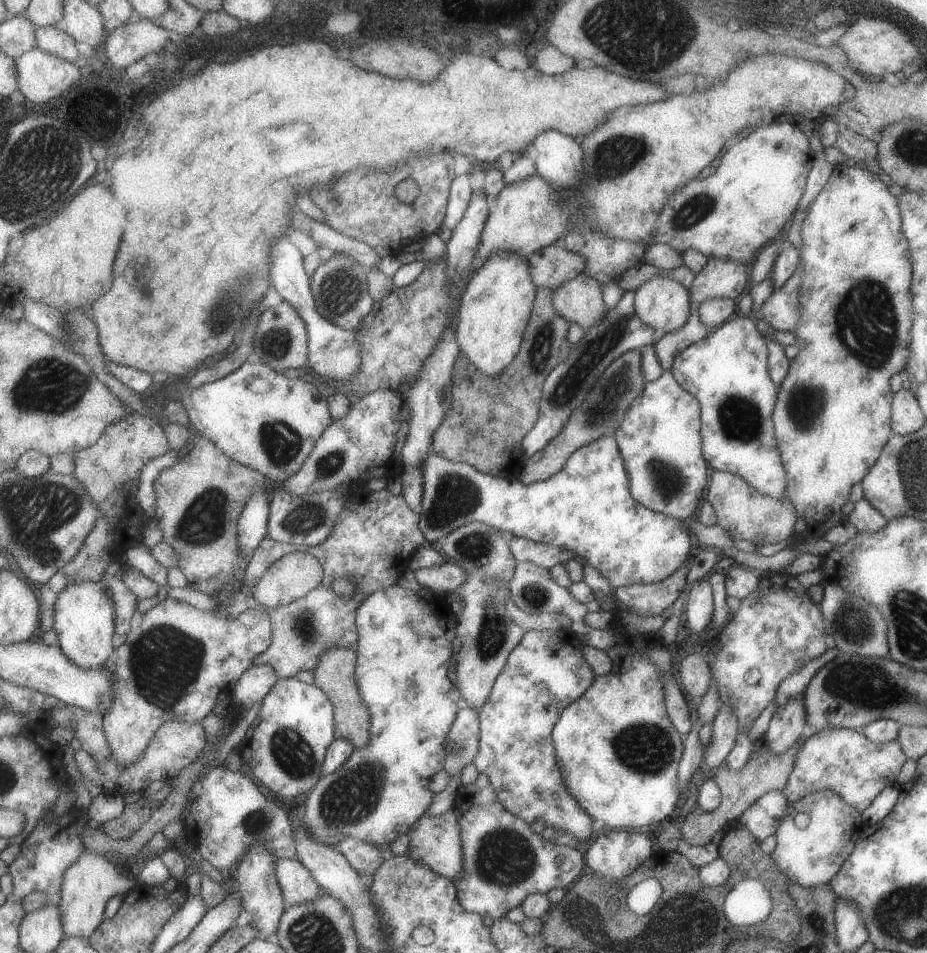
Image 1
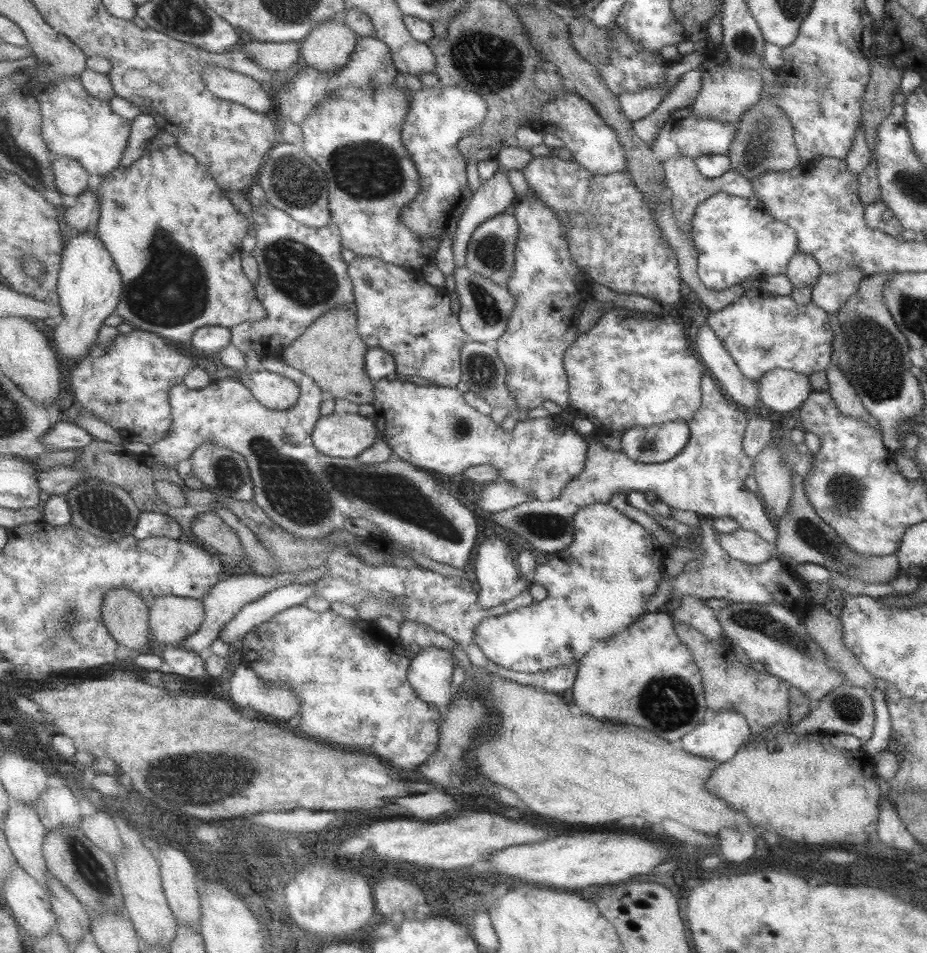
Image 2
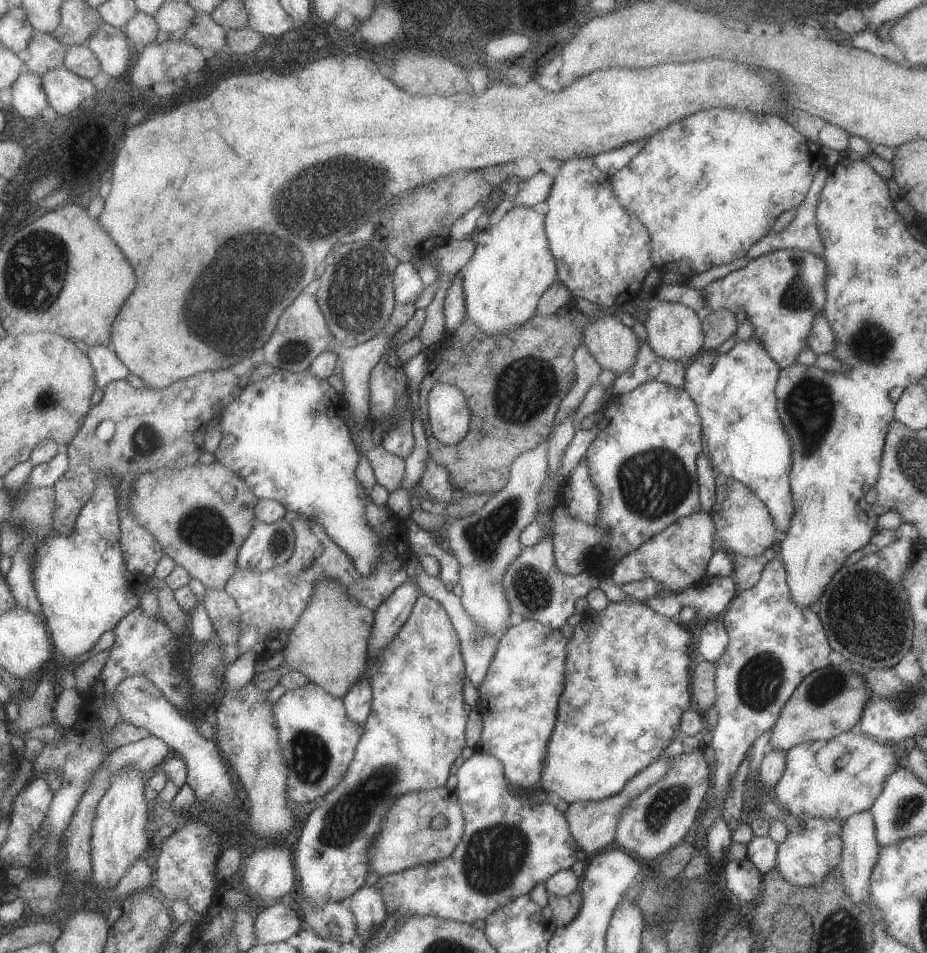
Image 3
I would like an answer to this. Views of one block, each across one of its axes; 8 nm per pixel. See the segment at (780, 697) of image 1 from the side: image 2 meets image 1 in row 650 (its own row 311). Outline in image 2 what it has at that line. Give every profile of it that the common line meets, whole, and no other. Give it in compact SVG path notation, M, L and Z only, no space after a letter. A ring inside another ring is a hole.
M849 266L841 274L823 274L819 272L817 284L811 292L811 302L825 310L827 314L837 314L843 304L859 290L863 274L859 268Z

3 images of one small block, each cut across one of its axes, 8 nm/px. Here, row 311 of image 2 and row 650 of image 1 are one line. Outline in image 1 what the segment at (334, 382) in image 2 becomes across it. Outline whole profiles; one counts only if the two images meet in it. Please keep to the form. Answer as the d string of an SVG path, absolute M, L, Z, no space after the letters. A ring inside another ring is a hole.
M335 648L329 650L327 656L323 656L319 668L313 674L315 674L315 684L321 686L327 692L327 696L331 696L331 702L335 704L339 736L351 740L355 750L363 750L369 748L369 744L373 742L373 734L371 734L373 722L371 722L371 708L363 700L363 694L359 690L357 668L359 668L359 652L351 648Z

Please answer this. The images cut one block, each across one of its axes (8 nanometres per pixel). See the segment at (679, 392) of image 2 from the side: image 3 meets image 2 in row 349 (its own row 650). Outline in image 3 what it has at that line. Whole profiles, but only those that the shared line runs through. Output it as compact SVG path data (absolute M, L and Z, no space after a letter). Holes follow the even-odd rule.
M627 596L623 602L611 602L609 608L603 610L603 612L587 610L583 622L579 626L575 626L575 634L573 634L571 646L569 646L567 692L563 694L561 710L559 710L559 724L557 724L555 736L551 738L547 768L543 772L543 788L555 798L563 798L569 806L575 804L575 802L603 802L603 800L609 800L613 796L619 796L631 784L631 780L635 776L645 772L653 762L659 760L659 756L663 756L671 738L677 736L677 732L679 732L677 726L681 726L679 716L683 716L683 712L689 706L687 666L689 666L689 634L687 634L687 630L681 628L675 618L665 618L665 616L657 614L647 602Z

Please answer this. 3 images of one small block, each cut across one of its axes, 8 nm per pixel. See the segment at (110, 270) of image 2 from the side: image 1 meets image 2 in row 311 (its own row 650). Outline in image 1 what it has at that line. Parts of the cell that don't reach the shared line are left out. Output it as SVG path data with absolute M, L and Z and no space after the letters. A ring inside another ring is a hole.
M83 582L67 588L57 602L55 630L61 638L63 652L77 664L81 670L105 668L111 654L119 648L117 636L117 612L115 600L105 582Z

